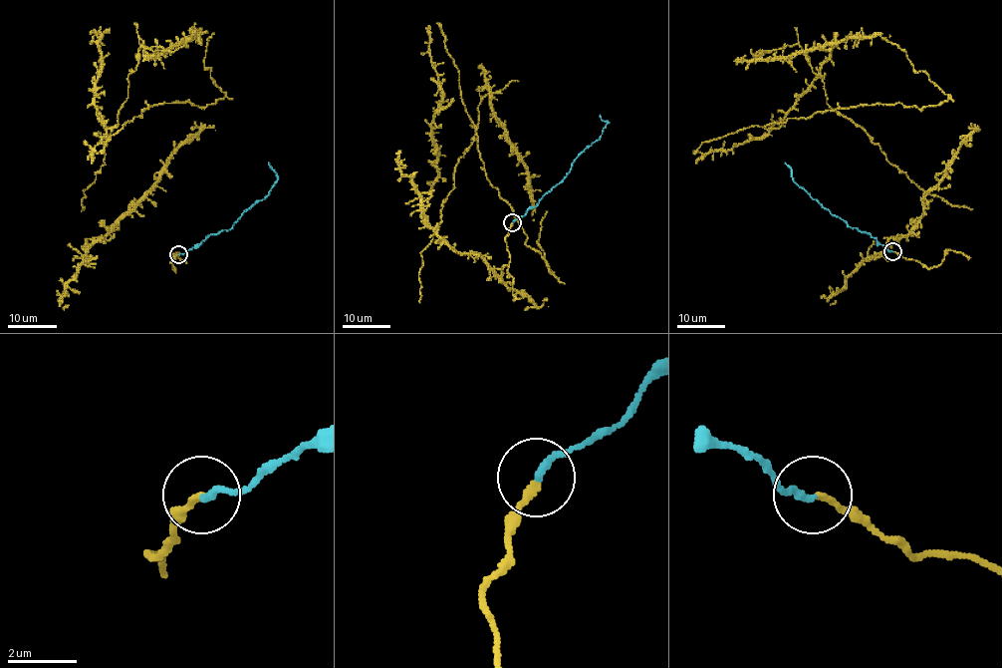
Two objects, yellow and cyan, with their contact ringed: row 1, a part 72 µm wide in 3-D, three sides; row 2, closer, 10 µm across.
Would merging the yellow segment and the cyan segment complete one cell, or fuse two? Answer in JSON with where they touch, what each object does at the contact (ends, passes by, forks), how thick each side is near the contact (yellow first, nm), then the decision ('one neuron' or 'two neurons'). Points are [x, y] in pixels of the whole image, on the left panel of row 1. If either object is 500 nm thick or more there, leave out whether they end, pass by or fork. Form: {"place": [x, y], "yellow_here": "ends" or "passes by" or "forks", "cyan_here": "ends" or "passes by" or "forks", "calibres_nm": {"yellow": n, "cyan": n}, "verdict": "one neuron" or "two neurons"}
{"place": [178, 254], "yellow_here": "ends", "cyan_here": "ends", "calibres_nm": {"yellow": 180, "cyan": 200}, "verdict": "one neuron"}

